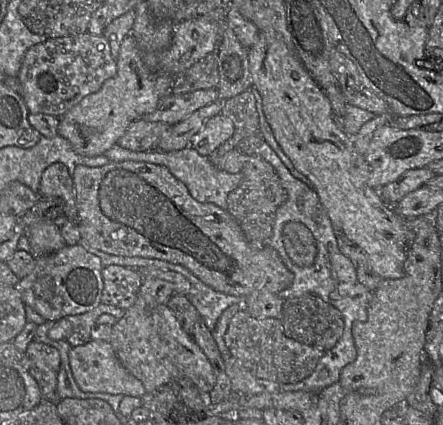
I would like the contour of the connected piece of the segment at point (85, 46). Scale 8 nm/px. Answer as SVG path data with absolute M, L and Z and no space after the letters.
M87 31L75 36L47 38L30 47L23 57L18 78L29 113L60 118L84 97L97 92L116 73L117 63L111 55L108 40Z

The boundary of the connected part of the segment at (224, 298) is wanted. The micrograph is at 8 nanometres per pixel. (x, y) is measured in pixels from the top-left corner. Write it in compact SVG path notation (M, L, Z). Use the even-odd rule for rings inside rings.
M192 273L189 274L189 277L191 289L186 297L196 308L211 332L225 309L232 305L243 303L241 297L216 291L200 281Z

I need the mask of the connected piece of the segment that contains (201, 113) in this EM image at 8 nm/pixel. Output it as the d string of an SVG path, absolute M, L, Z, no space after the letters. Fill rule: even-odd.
M216 101L204 106L182 121L171 125L161 137L157 148L160 151L176 151L188 147L194 135L203 127L205 122L222 112L223 101Z

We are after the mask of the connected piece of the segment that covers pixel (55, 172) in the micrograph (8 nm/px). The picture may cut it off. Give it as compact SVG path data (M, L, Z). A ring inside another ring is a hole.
M53 163L44 170L37 194L39 198L61 198L64 201L65 218L68 221L77 223L75 187L64 164Z

